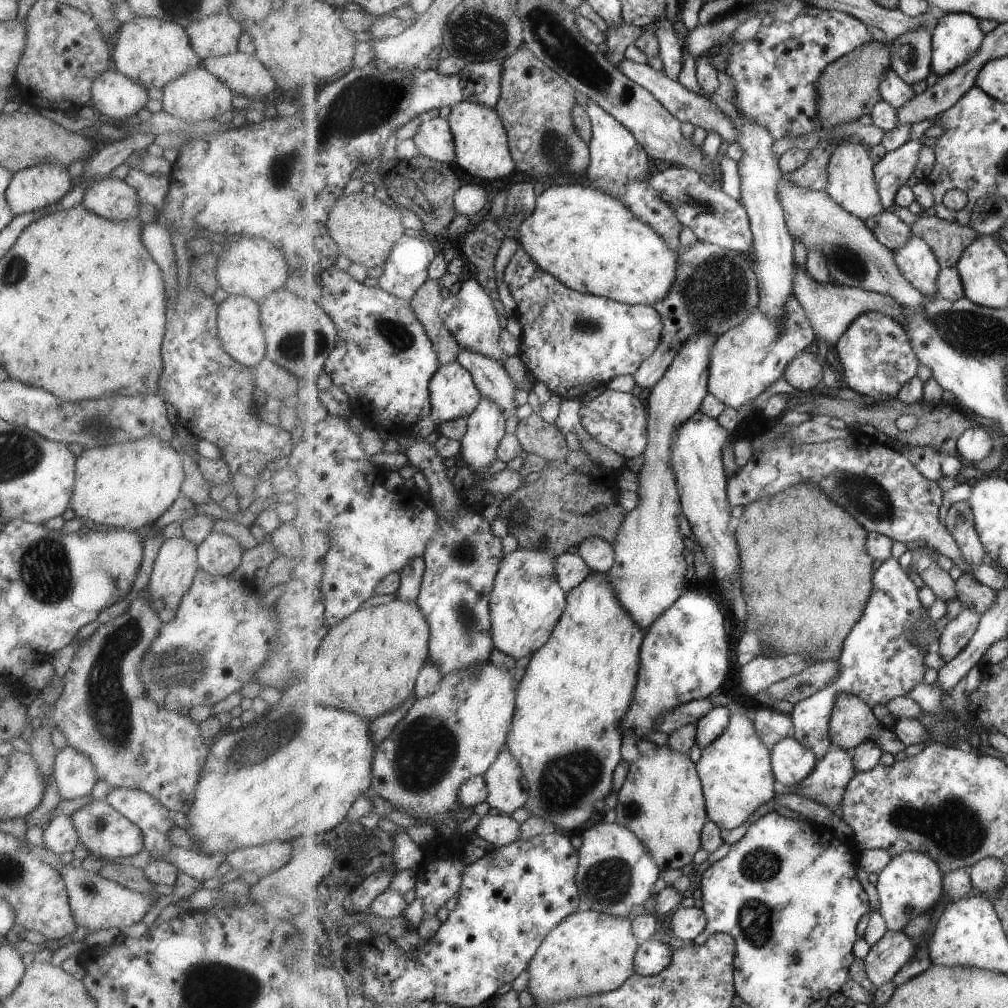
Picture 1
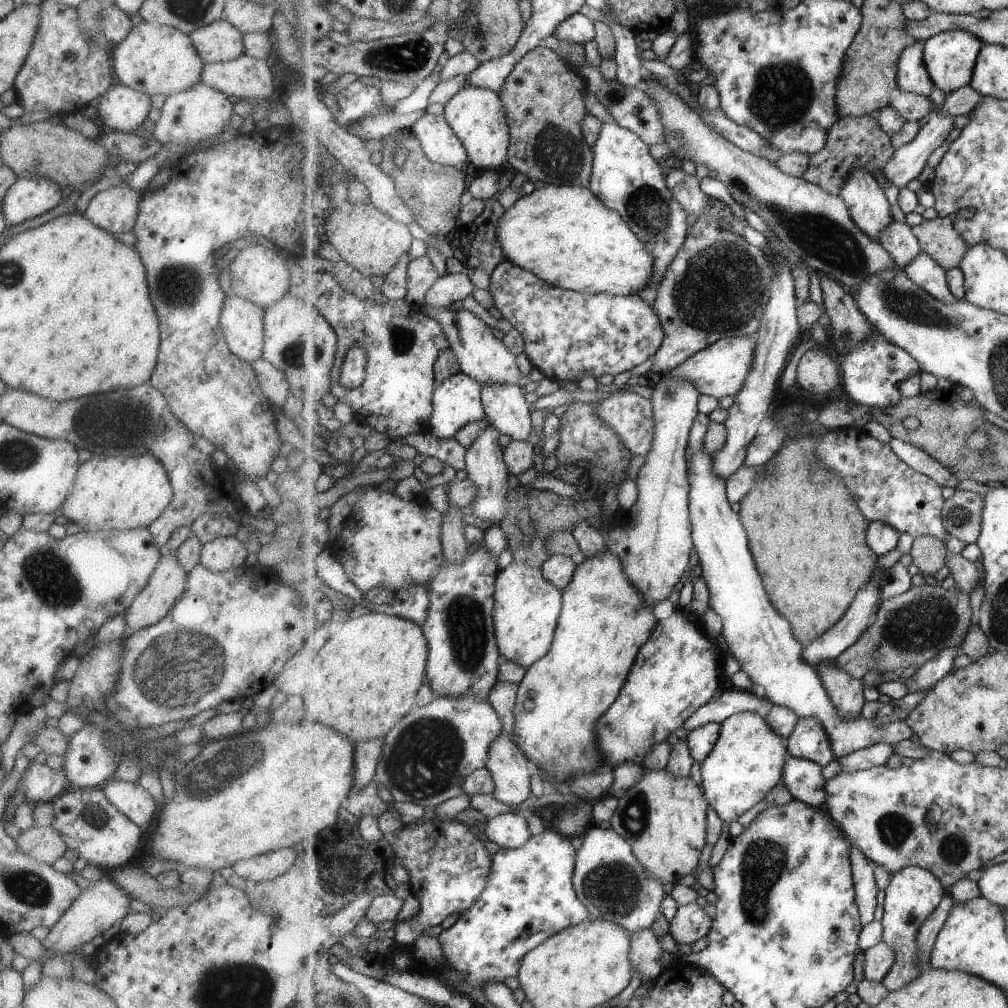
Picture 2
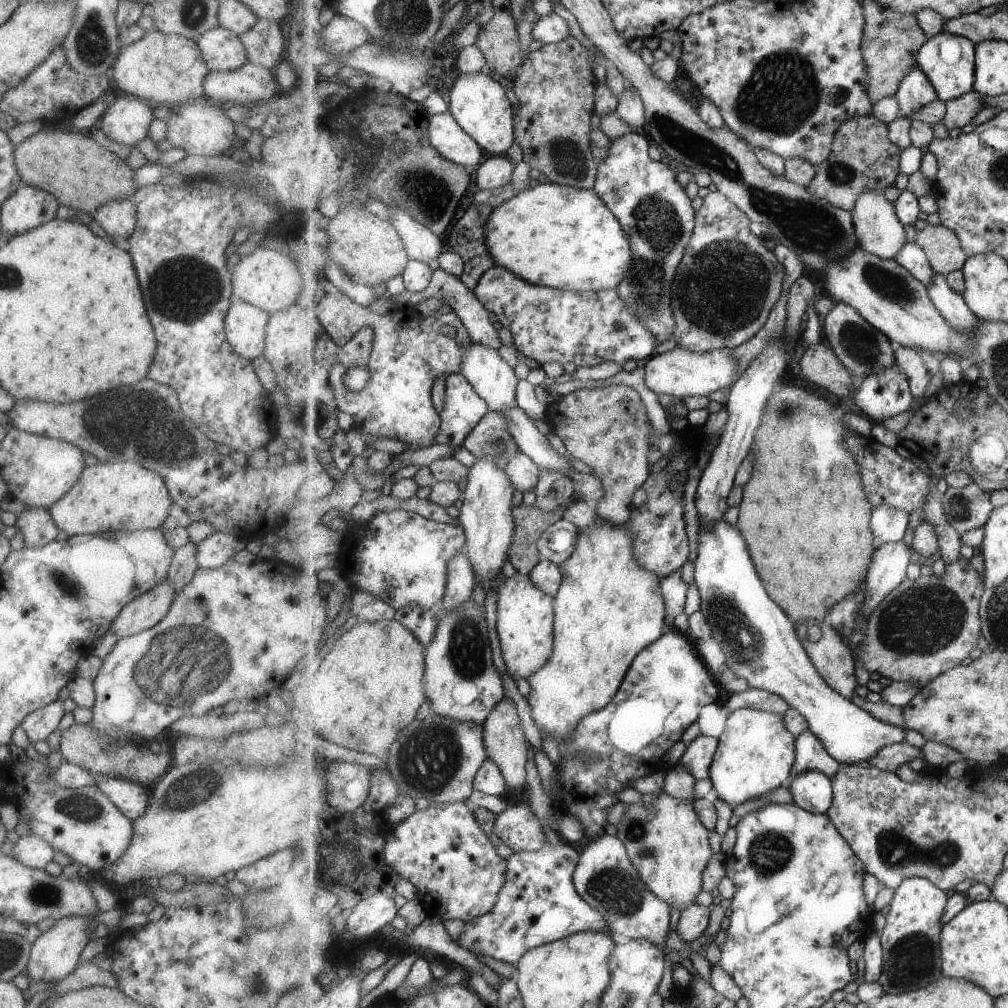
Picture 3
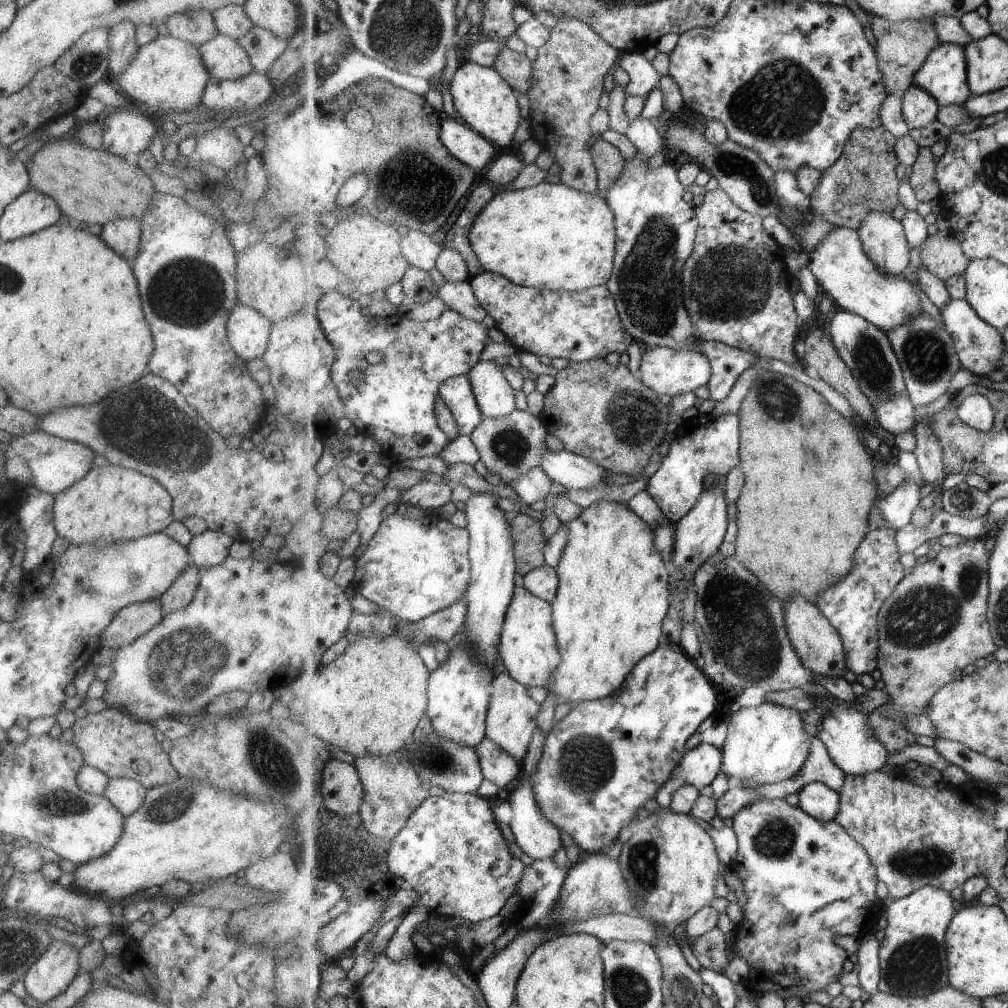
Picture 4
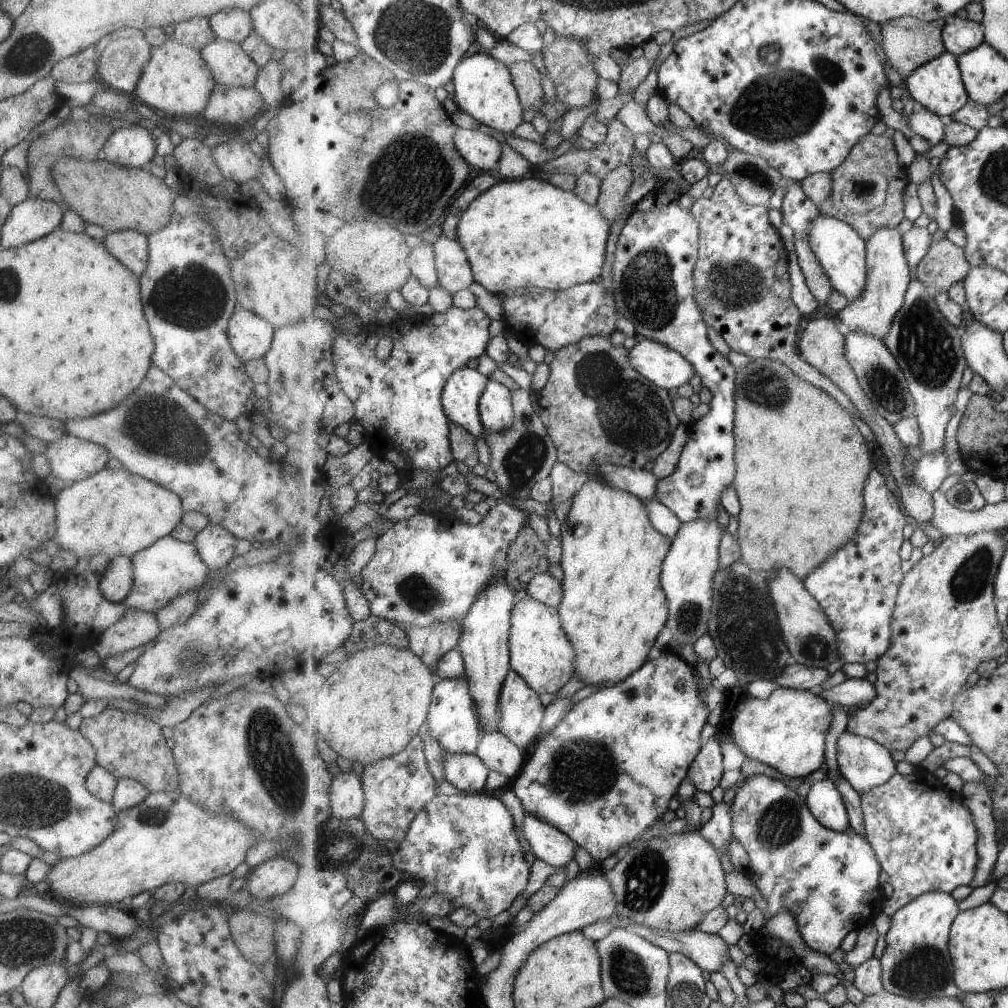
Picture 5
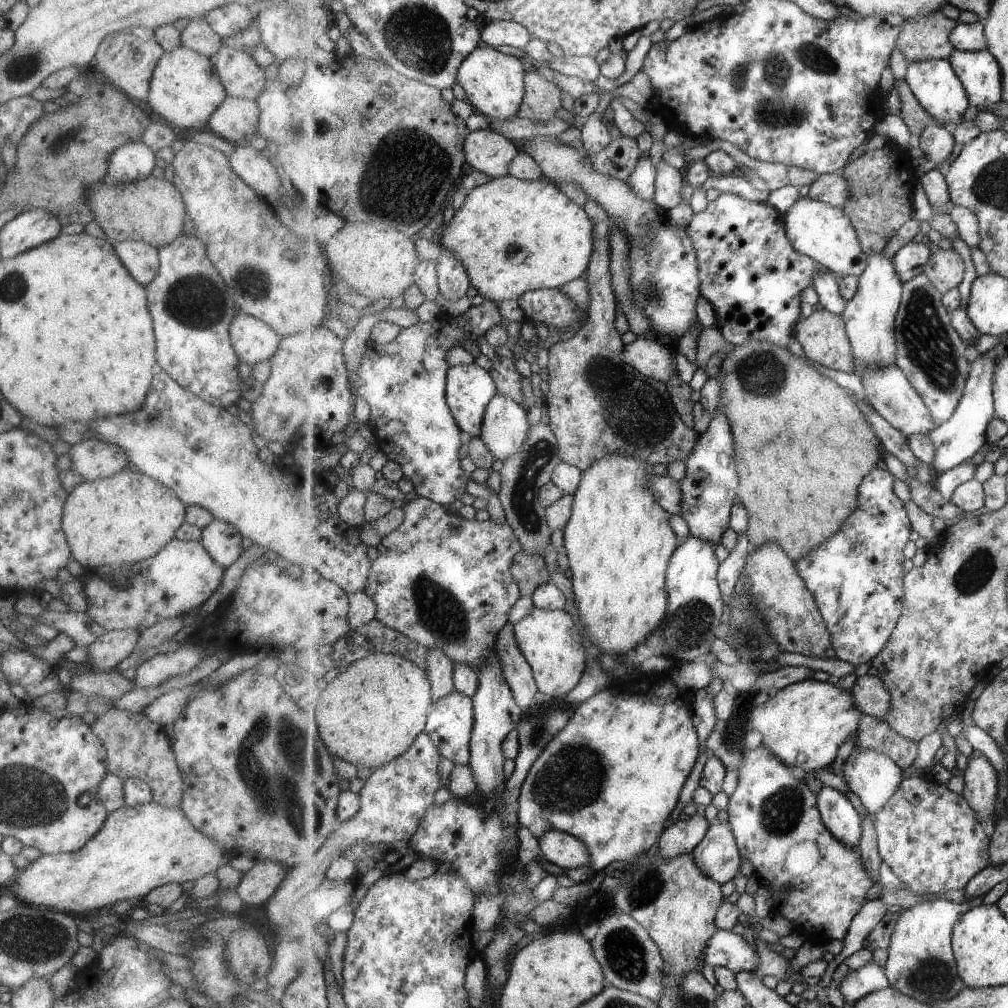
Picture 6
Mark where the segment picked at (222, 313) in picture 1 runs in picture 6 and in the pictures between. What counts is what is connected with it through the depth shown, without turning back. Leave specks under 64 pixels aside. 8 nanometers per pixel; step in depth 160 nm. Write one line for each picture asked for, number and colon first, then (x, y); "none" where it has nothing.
2: (241, 321)
3: (244, 325)
4: (247, 331)
5: (249, 335)
6: (252, 340)

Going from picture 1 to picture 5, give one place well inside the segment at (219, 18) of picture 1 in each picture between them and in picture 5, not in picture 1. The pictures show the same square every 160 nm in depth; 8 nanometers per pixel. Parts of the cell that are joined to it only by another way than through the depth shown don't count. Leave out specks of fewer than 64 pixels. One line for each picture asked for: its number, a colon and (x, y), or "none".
2: (217, 42)
3: (221, 50)
4: (223, 58)
5: (230, 66)

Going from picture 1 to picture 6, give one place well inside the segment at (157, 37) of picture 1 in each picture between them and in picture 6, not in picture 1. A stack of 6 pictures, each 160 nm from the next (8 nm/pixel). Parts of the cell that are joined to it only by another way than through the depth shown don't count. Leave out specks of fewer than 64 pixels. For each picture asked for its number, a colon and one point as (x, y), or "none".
2: (154, 60)
3: (162, 69)
4: (167, 73)
5: (176, 80)
6: (184, 90)

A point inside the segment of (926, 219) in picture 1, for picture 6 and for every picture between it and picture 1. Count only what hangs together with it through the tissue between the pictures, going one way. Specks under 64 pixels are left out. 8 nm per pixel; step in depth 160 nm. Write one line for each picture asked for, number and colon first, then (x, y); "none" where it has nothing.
2: (939, 238)
3: (945, 252)
4: (943, 254)
5: (945, 265)
6: (946, 268)

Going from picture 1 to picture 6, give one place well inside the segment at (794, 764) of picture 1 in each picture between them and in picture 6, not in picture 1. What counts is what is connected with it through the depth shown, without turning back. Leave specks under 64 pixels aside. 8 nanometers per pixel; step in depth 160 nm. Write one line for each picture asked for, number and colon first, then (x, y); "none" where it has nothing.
2: (805, 779)
3: (813, 791)
4: (817, 799)
5: (825, 800)
6: (837, 812)

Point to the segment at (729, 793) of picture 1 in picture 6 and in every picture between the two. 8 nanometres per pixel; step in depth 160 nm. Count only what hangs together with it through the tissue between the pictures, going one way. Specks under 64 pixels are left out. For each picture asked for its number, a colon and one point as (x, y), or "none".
2: (749, 759)
3: (756, 754)
4: (766, 744)
5: (788, 731)
6: (806, 723)

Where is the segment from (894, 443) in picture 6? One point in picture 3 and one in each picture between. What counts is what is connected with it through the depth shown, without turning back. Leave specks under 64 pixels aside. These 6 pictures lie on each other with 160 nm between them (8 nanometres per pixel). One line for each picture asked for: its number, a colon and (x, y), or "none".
3: (725, 288)
4: (737, 285)
5: (744, 288)

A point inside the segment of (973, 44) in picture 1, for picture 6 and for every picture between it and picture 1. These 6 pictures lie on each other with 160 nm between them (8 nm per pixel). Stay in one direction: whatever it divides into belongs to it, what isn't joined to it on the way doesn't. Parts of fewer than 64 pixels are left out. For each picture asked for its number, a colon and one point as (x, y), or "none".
2: (951, 56)
3: (949, 60)
4: (945, 74)
5: (938, 85)
6: (937, 86)

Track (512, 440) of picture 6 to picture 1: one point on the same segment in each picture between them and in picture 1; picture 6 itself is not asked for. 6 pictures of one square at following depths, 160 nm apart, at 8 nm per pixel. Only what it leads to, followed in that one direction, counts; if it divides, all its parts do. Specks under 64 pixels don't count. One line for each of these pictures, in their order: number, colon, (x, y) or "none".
1: (470, 315)
2: (481, 354)
3: (496, 382)
4: (496, 396)
5: (497, 410)

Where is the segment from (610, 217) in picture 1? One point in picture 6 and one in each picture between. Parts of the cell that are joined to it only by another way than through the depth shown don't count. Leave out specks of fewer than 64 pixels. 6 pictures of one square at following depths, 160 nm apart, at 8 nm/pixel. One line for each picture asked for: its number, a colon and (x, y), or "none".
2: (565, 234)
3: (553, 235)
4: (550, 236)
5: (523, 233)
6: (514, 235)

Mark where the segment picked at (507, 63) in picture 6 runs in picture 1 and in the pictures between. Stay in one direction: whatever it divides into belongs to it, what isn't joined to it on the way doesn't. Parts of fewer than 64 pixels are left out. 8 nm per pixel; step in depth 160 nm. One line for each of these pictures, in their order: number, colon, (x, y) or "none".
1: (482, 143)
2: (478, 114)
3: (480, 104)
4: (485, 101)
5: (484, 87)

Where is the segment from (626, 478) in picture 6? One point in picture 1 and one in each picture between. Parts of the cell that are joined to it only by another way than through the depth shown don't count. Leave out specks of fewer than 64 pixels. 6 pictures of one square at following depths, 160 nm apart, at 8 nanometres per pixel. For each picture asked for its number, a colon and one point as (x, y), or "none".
1: (573, 693)
2: (604, 622)
3: (608, 609)
4: (614, 593)
5: (614, 607)

